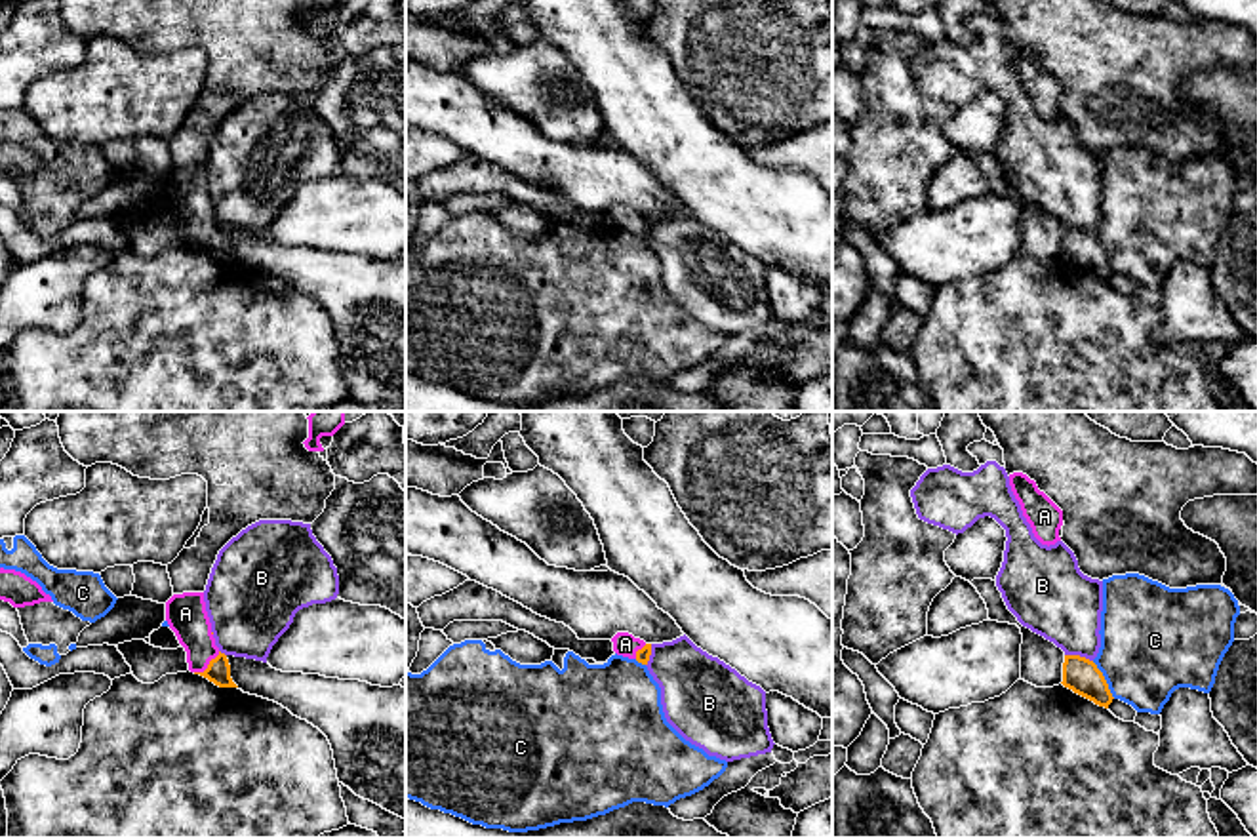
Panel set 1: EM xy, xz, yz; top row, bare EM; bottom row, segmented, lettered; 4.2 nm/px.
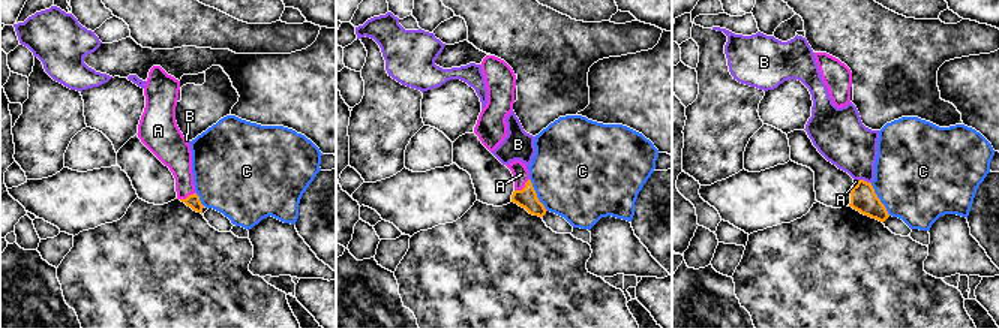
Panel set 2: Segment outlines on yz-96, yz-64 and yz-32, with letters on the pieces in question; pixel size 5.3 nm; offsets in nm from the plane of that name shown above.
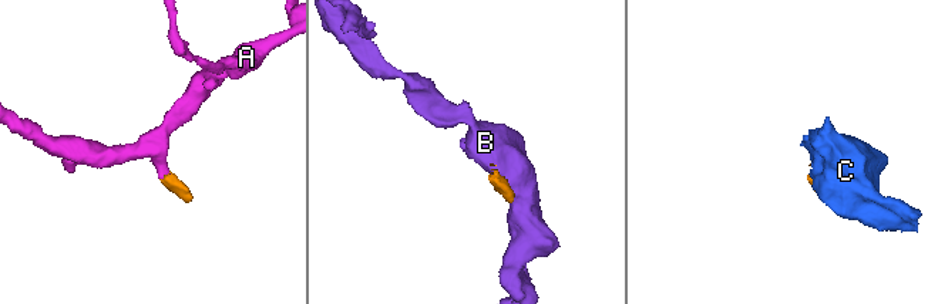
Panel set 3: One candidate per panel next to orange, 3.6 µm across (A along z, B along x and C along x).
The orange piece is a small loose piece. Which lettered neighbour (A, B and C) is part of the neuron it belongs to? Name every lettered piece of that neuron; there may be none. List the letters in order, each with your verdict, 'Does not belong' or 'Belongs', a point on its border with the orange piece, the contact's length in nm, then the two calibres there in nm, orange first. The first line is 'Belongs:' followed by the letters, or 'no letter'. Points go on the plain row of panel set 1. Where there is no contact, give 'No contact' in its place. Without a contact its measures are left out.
Belongs: A
A: Belongs. Touches orange at xy (208, 239). Shared border 140 nm. Thickness 100 nm (orange) against 170 nm
B: Does not belong. Touches orange at yz (1078, 229). Shared border 120 nm. Thickness 150 nm (orange) against 320 nm
C: Does not belong. Touches orange at yz (1105, 254). Shared border 190 nm. Thickness 150 nm (orange) against 440 nm

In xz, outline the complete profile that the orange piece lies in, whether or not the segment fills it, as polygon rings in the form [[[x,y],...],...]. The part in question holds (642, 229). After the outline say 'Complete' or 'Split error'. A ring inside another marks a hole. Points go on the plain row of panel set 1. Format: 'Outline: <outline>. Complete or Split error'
Outline: [[[617,206],[613,211],[613,225],[617,229],[628,230],[628,232],[636,232],[642,238],[648,238],[649,229],[651,229],[651,217],[646,217],[640,211],[634,211],[628,206]]]. Split error

